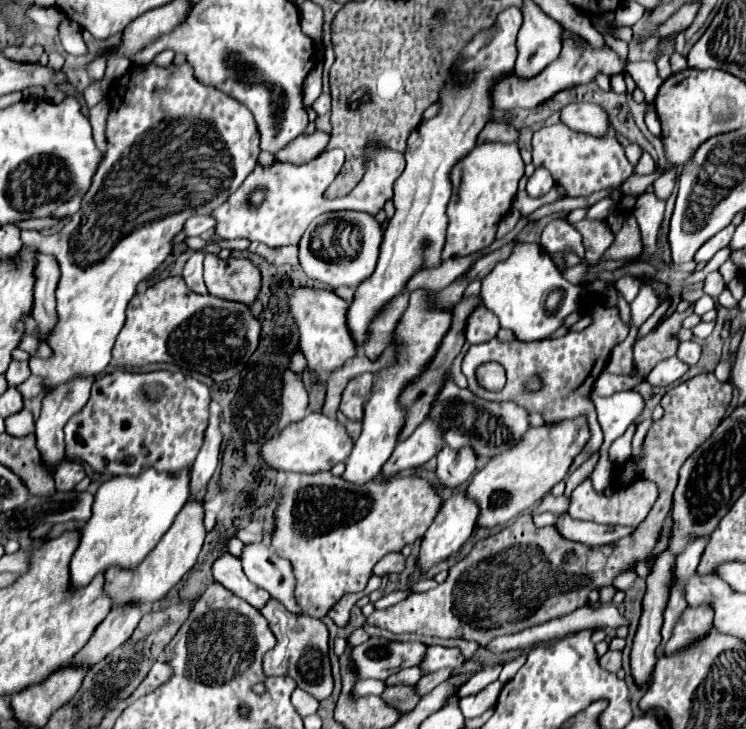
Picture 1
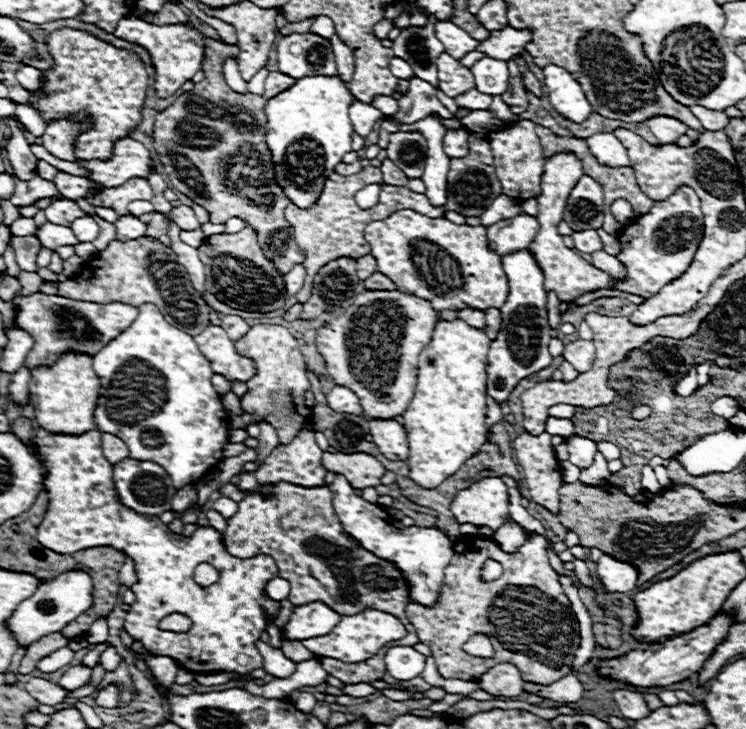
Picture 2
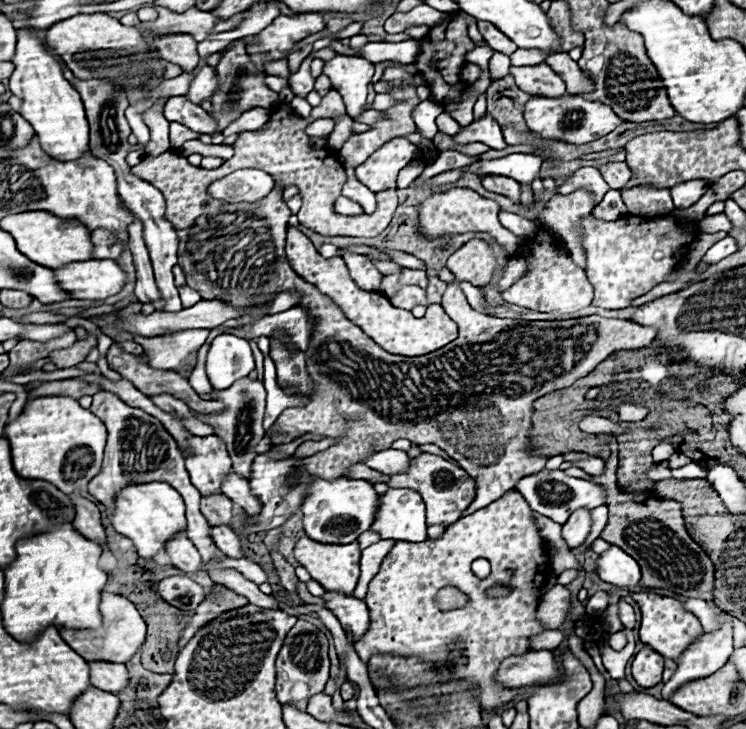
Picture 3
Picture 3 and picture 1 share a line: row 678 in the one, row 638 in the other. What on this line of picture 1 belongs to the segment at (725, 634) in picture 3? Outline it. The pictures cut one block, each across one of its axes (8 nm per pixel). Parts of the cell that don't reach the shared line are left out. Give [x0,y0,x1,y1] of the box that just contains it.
[664,604,714,652]

